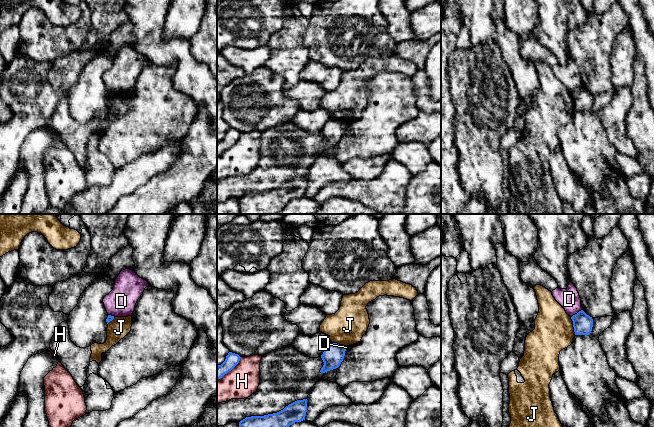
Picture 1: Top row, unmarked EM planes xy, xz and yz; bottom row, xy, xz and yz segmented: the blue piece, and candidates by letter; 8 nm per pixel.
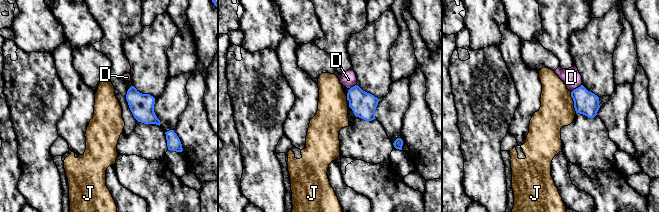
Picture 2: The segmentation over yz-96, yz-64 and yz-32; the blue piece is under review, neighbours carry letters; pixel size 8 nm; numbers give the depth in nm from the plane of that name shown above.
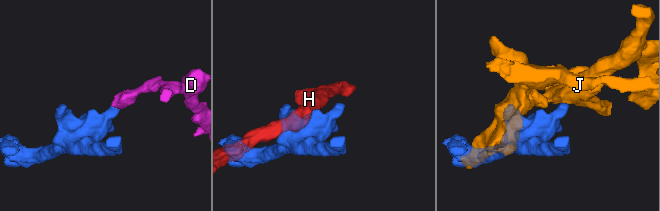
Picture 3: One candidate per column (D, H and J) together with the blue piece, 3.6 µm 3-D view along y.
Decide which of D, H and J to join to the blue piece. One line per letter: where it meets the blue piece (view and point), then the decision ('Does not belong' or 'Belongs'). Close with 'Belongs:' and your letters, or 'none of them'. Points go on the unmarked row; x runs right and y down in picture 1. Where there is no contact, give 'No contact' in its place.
D: Touches blue at yz (577, 89). Does not belong
H: Touches blue at xz (230, 146). Does not belong
J: Touches blue at yz (573, 102). Does not belong
Belongs: none of them

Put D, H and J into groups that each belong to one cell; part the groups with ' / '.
D / H / J

